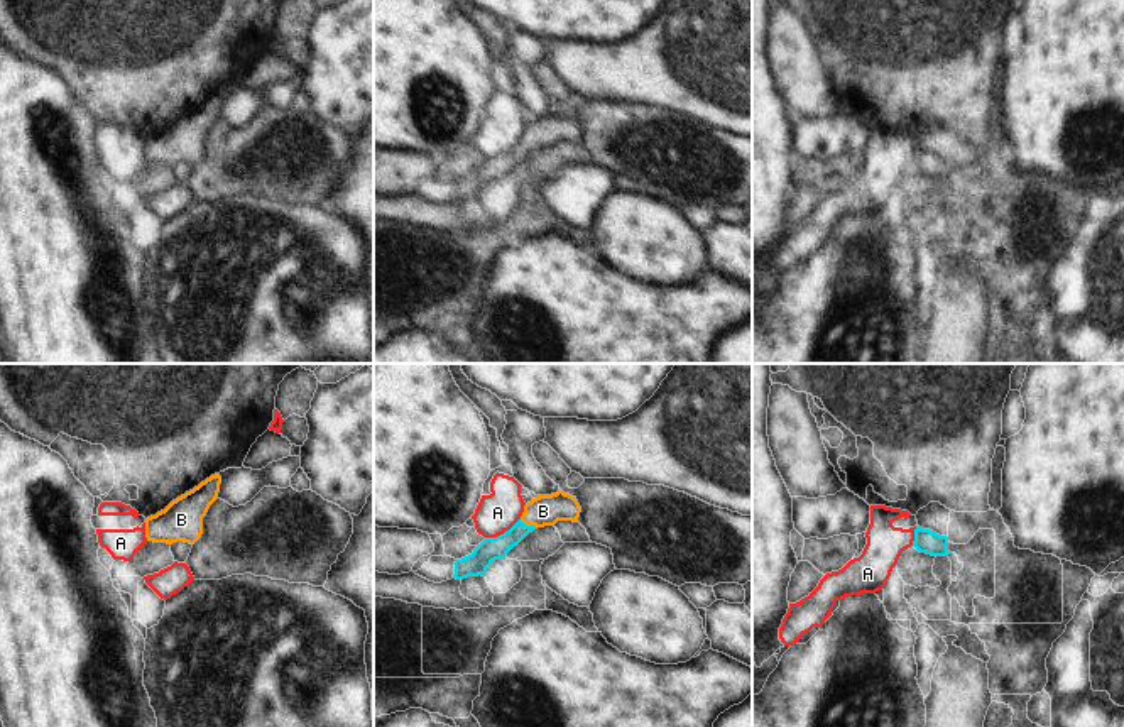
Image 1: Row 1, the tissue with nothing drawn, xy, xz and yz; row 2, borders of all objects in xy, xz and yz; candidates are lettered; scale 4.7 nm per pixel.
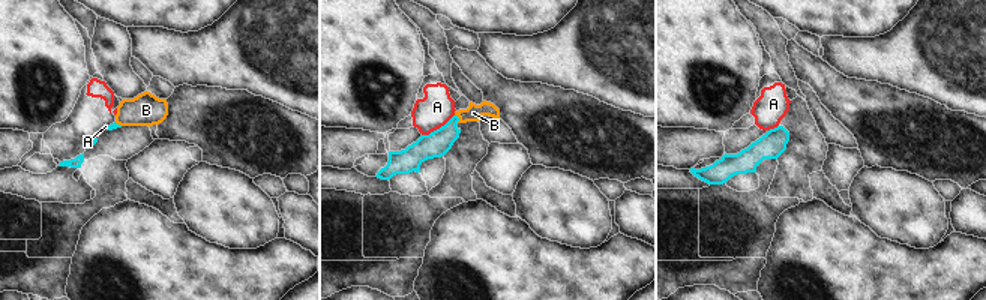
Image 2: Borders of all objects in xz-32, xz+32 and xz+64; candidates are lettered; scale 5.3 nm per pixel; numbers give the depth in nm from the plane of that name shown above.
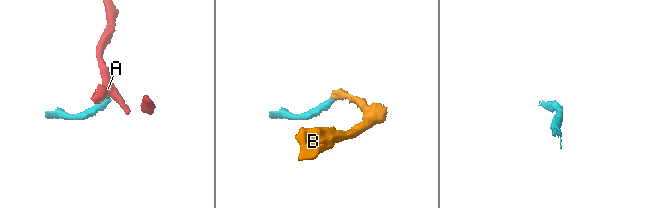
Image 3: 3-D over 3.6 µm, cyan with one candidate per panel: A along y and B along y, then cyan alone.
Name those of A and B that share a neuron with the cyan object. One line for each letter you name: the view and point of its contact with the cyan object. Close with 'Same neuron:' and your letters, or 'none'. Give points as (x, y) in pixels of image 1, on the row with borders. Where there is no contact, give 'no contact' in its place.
B: contact xz (528, 526)
Same neuron: B

